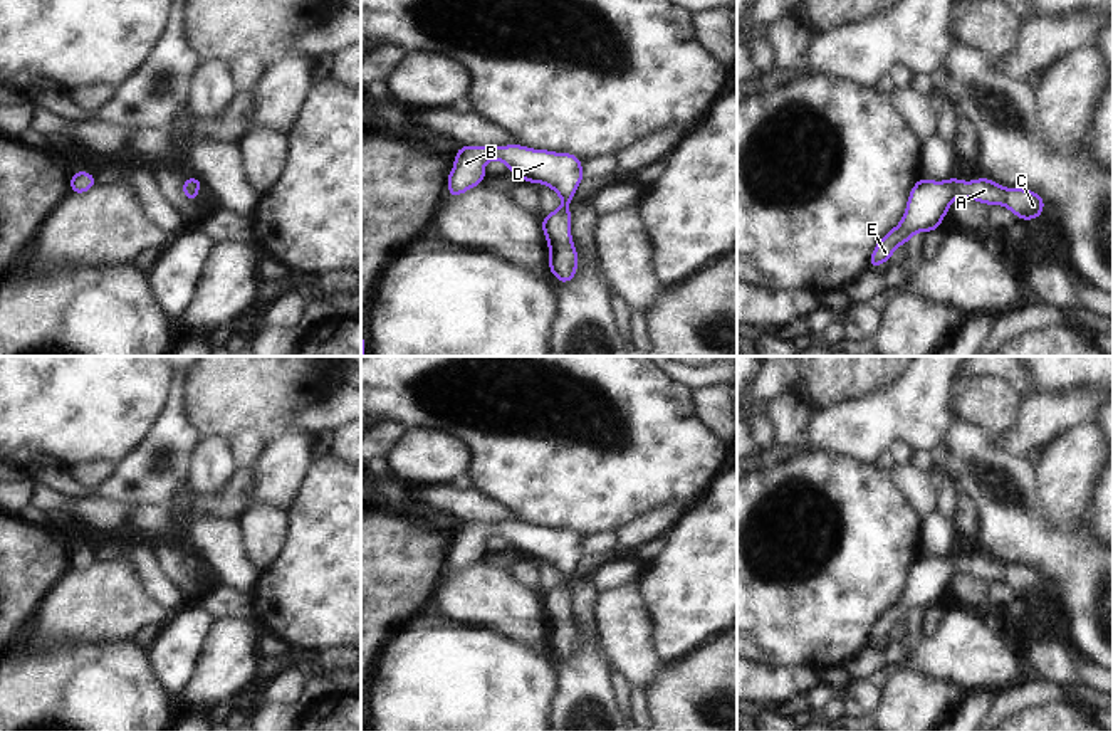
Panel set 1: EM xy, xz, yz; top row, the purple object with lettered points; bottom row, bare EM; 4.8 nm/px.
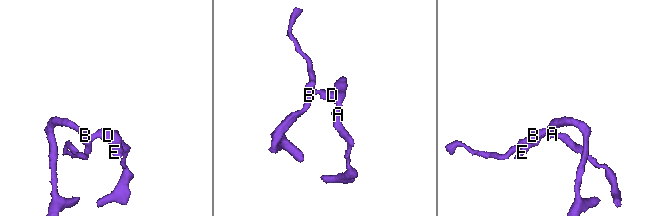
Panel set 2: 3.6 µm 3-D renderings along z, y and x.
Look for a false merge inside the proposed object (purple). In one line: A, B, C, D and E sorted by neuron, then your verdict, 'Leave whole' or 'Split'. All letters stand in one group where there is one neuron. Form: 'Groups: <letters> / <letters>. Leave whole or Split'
Groups: A B C D E. Leave whole

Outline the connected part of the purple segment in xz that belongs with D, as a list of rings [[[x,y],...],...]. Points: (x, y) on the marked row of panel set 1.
[[[520,145],[509,146],[460,146],[453,170],[448,173],[448,197],[465,193],[482,183],[487,175],[483,166],[489,160],[499,160],[520,180],[546,183],[561,198],[562,205],[542,218],[542,230],[551,250],[549,271],[562,284],[577,272],[577,252],[571,239],[569,203],[583,178],[581,158],[569,153],[530,150]]]

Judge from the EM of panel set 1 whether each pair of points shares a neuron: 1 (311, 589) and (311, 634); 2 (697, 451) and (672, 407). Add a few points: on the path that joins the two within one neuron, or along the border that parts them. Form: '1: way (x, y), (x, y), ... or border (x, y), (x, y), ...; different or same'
1: way (311, 600), (311, 622); same
2: way (687, 441), (672, 425), (672, 417); same

